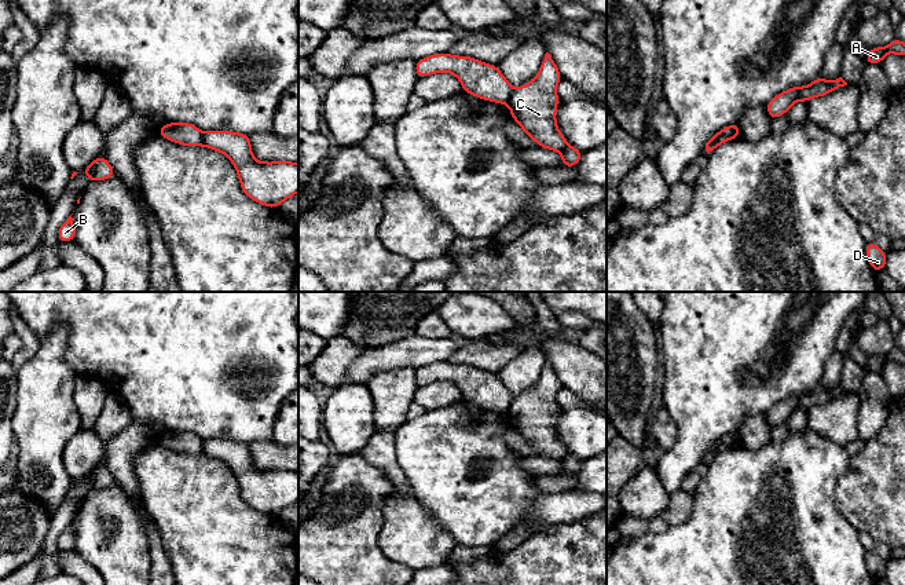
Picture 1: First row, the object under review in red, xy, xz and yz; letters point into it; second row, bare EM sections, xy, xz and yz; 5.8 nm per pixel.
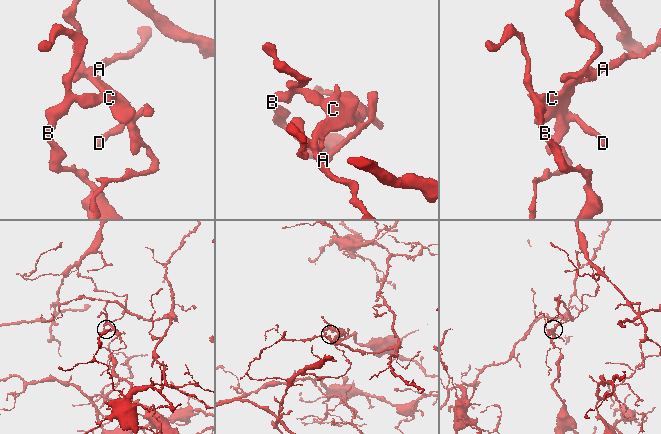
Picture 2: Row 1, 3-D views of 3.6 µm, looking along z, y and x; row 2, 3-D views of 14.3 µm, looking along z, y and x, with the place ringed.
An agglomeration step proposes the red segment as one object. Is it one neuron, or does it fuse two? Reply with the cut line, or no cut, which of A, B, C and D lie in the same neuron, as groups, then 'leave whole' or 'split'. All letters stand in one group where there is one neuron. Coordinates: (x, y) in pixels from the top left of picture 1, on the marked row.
xz (513, 90), (506, 102) | A C / B D | split

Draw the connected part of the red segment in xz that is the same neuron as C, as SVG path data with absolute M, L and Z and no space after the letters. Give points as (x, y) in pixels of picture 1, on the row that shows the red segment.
M545 54L536 77L513 89L508 106L513 120L534 139L539 147L563 151L568 142L556 125L558 95L556 85L563 80L550 54Z

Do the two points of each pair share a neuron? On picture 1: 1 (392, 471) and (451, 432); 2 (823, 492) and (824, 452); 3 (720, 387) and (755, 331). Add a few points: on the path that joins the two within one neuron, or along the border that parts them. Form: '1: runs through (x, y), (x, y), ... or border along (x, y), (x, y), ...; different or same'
1: border along (394, 435), (395, 459), (411, 489); different
2: runs through (823, 482), (823, 461); same
3: runs through (720, 373), (721, 365), (742, 344); same

